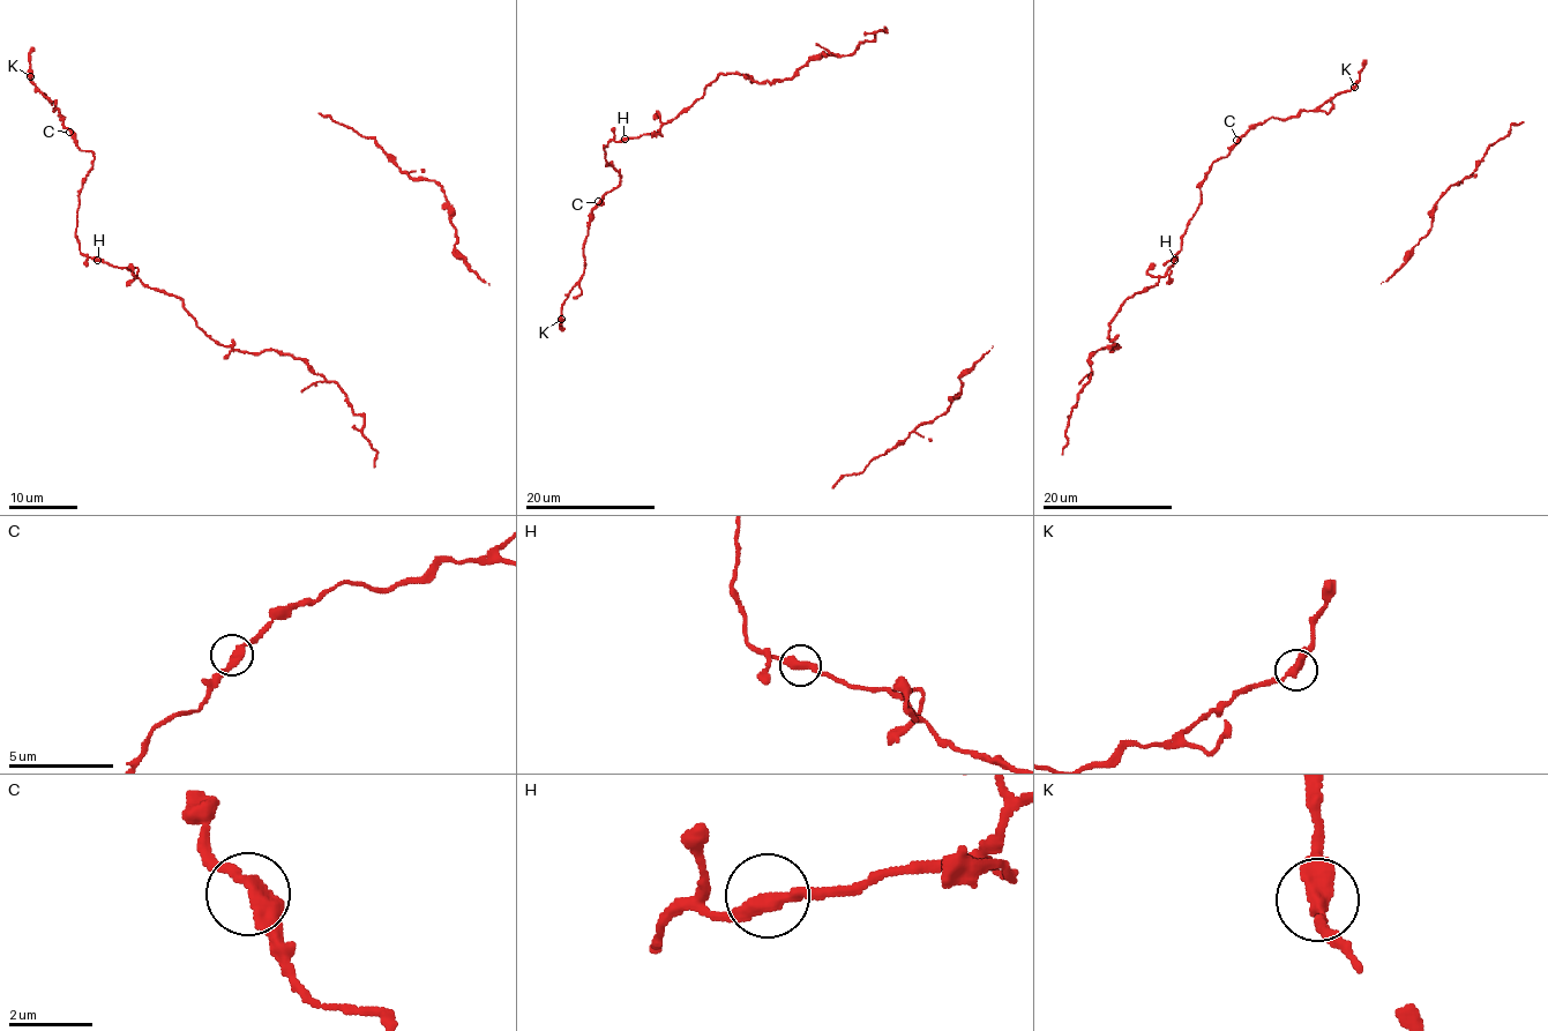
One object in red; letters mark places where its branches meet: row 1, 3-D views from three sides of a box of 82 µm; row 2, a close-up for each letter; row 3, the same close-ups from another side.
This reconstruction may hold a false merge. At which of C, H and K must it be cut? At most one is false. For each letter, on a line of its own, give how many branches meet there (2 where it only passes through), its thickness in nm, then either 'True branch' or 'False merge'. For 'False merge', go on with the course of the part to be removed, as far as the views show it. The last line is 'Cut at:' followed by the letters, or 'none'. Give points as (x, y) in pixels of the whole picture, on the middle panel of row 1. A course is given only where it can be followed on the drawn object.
C: Branches: 2. Thickness 400 nm. True branch
H: Branches: 2. Thickness 360 nm. True branch
K: Branches: 2. Thickness 360 nm. True branch
Cut at: none

